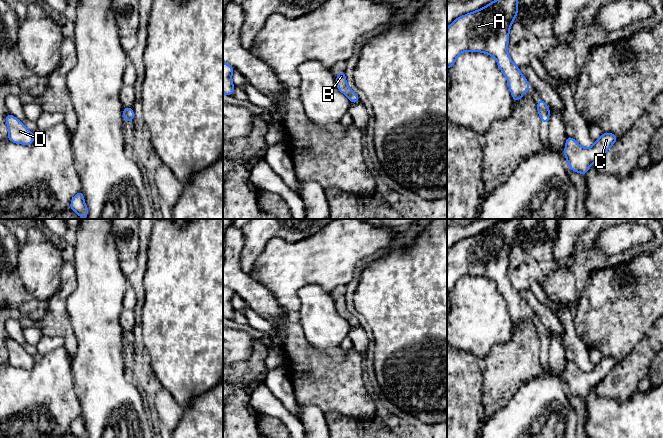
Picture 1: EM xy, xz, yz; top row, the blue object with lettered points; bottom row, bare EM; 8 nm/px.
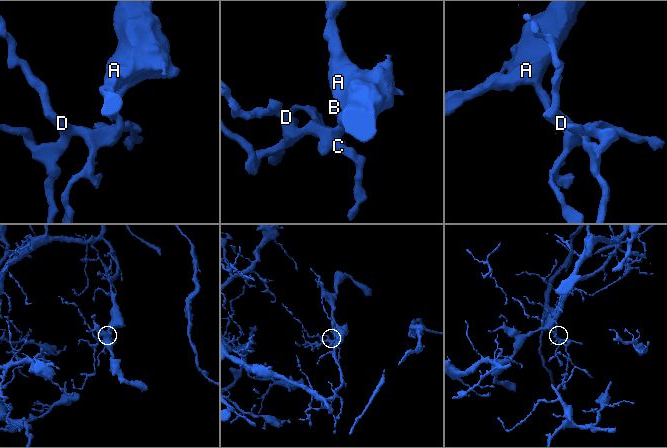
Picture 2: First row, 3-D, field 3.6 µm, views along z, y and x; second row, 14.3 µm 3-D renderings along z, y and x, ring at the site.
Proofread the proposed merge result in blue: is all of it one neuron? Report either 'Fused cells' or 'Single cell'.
Single cell

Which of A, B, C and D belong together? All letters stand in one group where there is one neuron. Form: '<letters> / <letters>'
A B C D

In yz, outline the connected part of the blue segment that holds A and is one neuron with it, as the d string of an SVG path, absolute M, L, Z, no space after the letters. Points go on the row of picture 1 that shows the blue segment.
M494 0L485 7L456 18L447 28L447 68L453 67L457 57L464 51L482 52L493 56L507 79L513 100L519 101L529 91L529 82L521 74L508 53L509 32L517 12L518 0Z

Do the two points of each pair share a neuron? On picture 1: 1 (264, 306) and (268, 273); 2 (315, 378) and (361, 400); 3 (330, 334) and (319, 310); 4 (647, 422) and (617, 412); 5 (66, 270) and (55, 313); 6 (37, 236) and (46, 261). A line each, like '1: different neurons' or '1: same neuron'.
1: different neurons
2: same neuron
3: same neuron
4: same neuron
5: same neuron
6: same neuron

